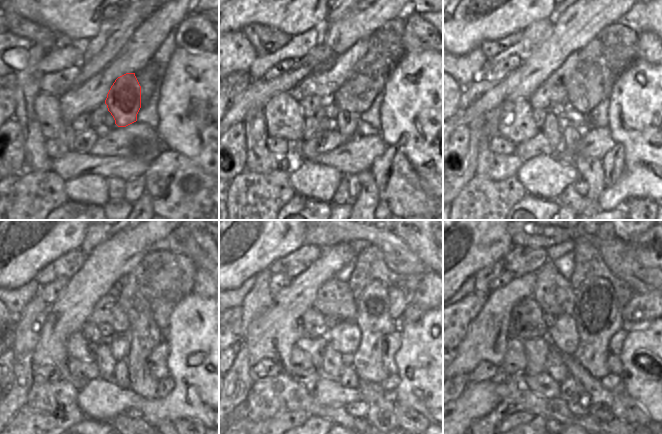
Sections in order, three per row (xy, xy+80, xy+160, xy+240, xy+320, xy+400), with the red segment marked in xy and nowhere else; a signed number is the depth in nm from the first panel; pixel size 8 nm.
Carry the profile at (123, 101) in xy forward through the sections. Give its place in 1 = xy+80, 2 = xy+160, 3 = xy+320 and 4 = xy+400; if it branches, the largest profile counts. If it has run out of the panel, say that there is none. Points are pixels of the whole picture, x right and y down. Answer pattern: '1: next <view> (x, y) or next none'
1: next xy+80 (347, 116)
2: next xy+160 (571, 135)
3: next xy+320 (348, 379)
4: next xy+400 (569, 390)

